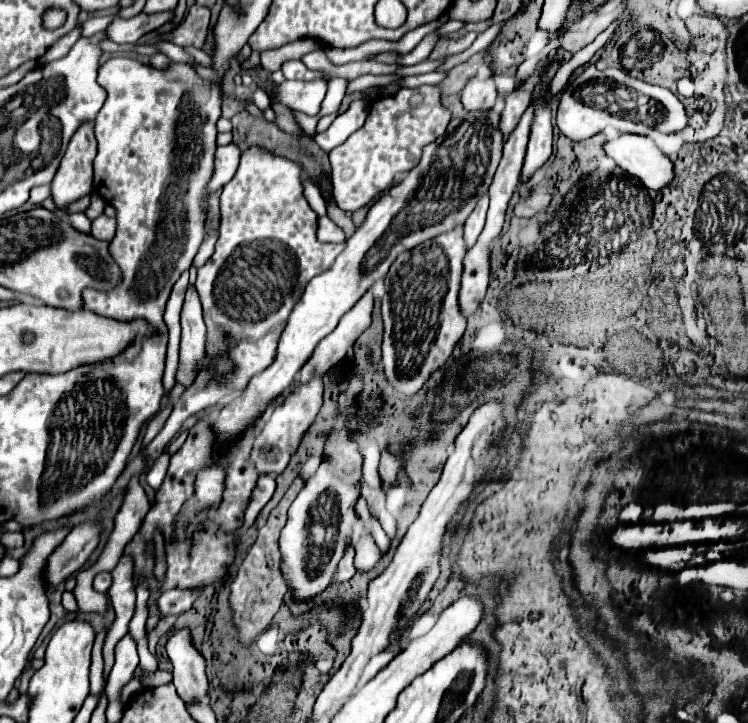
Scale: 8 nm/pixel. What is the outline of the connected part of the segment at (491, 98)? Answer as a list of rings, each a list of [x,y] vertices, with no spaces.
[[[469,78],[461,90],[461,102],[465,110],[487,110],[495,106],[495,78]]]

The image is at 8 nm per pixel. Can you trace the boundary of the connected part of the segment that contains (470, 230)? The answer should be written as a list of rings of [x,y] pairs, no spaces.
[[[483,196],[479,202],[477,202],[477,208],[473,210],[473,214],[467,218],[465,222],[465,228],[463,228],[463,238],[465,238],[465,244],[467,248],[475,246],[481,230],[483,230],[483,224],[485,224],[485,212],[487,212],[487,206],[489,206],[489,198]]]

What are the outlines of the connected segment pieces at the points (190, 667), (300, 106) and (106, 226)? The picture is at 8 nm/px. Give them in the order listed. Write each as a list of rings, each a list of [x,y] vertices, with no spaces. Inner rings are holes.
[[[177,630],[167,642],[167,656],[173,664],[173,684],[185,704],[199,704],[207,698],[205,660],[191,644],[189,630]]]
[[[325,80],[311,82],[289,82],[277,86],[277,96],[283,104],[289,104],[293,110],[299,110],[307,116],[317,116],[321,110],[321,102],[327,92]]]
[[[99,216],[91,222],[91,234],[99,240],[111,240],[115,236],[115,218]]]

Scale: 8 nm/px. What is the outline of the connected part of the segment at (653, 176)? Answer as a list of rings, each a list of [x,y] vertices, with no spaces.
[[[623,134],[605,144],[609,158],[629,176],[637,178],[647,190],[663,190],[675,180],[673,162],[647,136]]]

